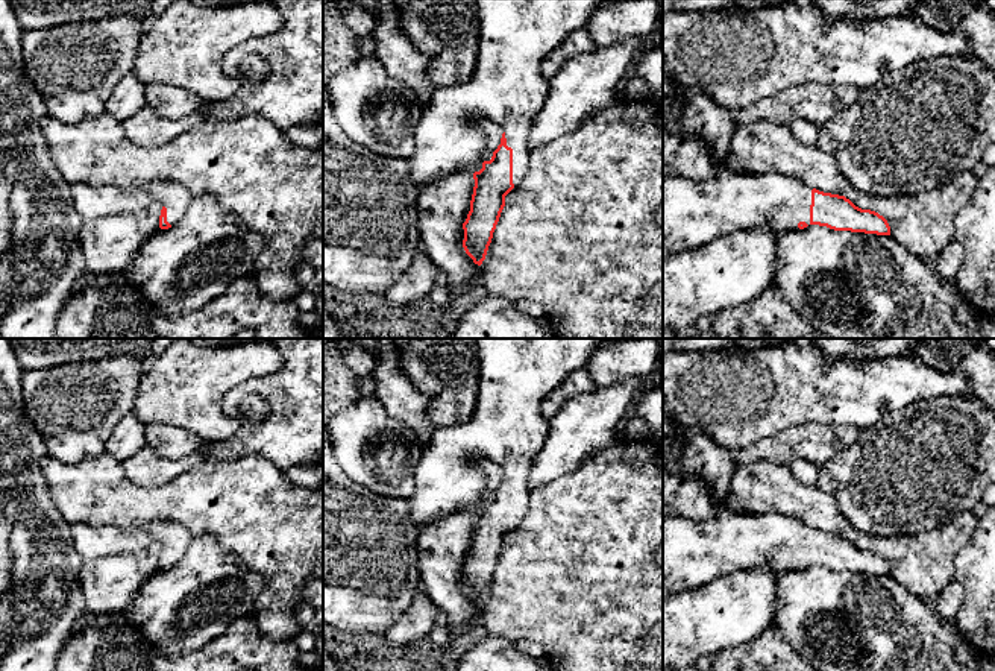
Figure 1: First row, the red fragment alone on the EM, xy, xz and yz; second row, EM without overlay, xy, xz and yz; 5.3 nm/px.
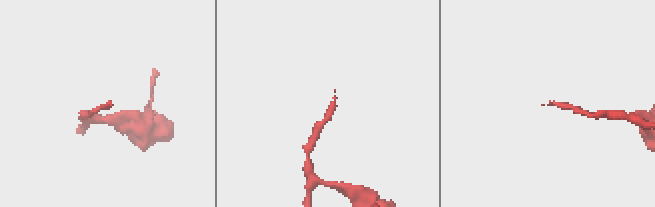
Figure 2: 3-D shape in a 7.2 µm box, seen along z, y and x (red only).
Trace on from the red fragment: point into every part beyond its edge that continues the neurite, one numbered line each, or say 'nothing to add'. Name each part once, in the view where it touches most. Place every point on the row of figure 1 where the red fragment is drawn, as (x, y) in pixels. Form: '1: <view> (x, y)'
1: xz (507, 88)

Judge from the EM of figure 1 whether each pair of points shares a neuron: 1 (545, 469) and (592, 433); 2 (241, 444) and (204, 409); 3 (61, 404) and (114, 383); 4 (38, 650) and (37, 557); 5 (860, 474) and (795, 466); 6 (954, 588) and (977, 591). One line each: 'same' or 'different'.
1: same
2: different
3: same
4: same
5: different
6: different

